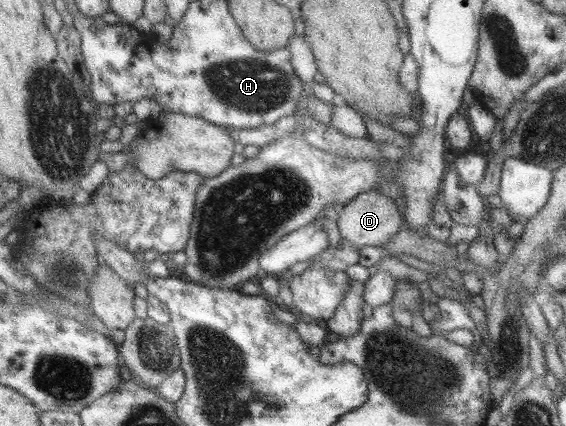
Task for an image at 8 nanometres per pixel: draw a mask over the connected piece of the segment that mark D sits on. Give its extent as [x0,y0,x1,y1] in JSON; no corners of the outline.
[336,188,401,249]

